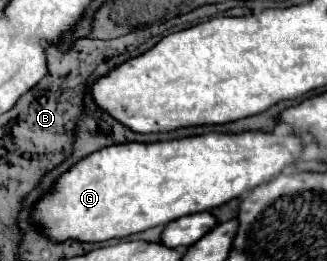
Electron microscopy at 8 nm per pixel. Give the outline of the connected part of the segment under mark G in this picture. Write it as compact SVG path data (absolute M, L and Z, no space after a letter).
M265 131L203 133L155 143L131 141L121 145L109 145L81 159L65 175L61 175L55 189L35 205L33 221L41 225L43 231L55 241L79 239L99 243L113 237L127 237L157 225L167 225L185 215L213 211L215 207L243 195L245 191L269 183L287 165L295 163L303 151L305 141L299 135L275 135Z

